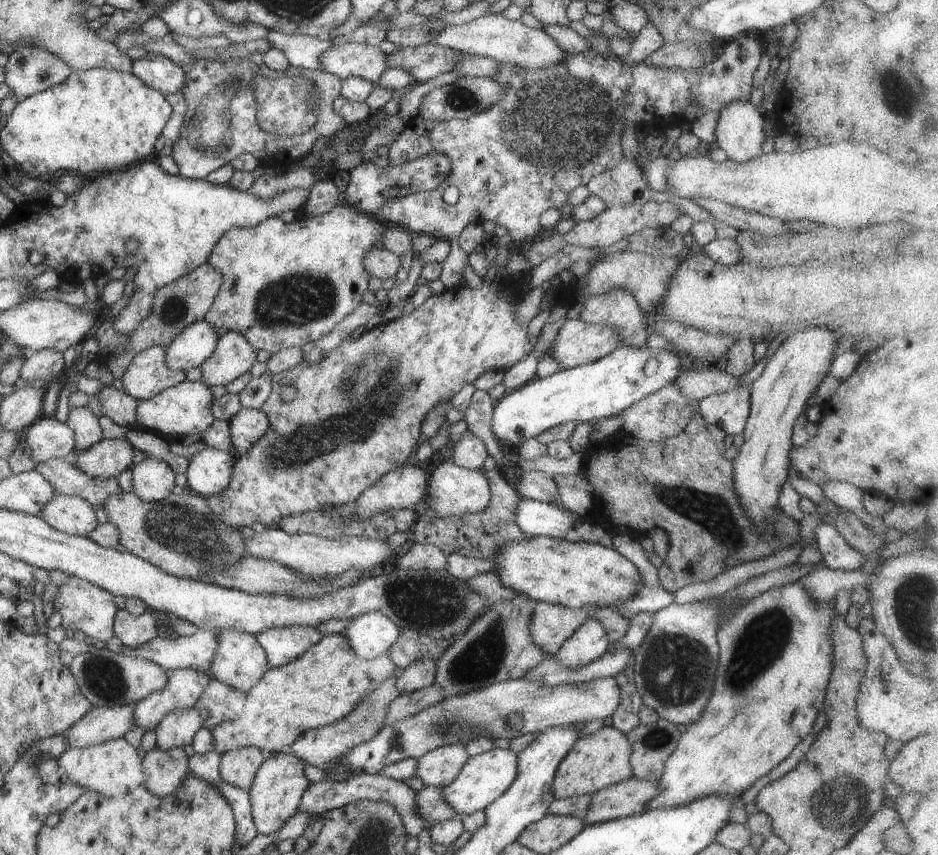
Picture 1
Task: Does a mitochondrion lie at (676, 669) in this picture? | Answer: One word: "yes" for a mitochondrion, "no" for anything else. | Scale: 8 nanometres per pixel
yes

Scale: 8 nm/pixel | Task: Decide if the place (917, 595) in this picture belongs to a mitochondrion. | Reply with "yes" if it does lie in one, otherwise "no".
yes

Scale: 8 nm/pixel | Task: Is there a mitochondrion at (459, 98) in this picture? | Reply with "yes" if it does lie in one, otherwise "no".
yes

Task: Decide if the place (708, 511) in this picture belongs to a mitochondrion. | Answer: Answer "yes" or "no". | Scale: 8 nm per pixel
yes

